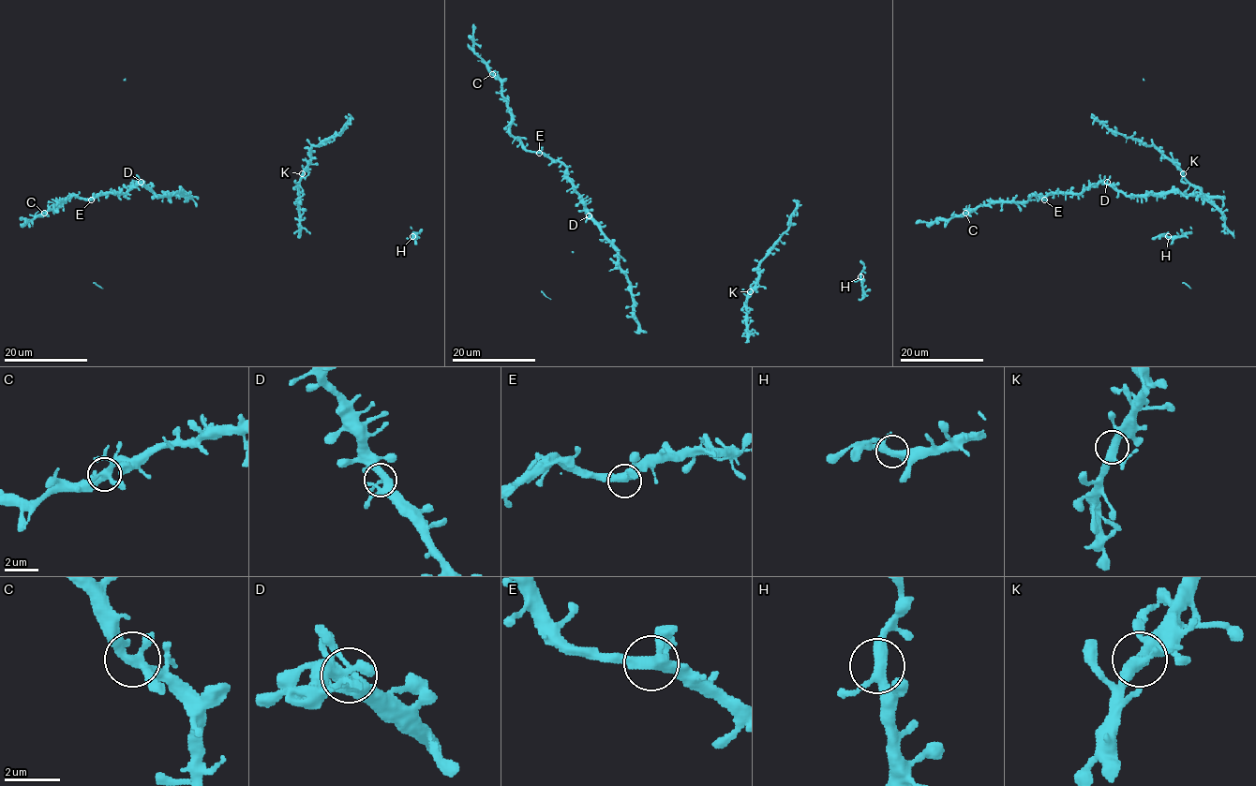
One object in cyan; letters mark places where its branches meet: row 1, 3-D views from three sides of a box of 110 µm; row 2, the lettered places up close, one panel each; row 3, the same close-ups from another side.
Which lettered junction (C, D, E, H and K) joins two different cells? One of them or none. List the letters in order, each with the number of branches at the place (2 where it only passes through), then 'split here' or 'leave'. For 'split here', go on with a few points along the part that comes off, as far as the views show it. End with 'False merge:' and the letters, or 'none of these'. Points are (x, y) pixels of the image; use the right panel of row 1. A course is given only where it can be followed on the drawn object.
C: branches 4; leave
D: branches 5; leave
E: branches 4; leave
H: branches 4; leave
K: branches 3; leave
False merge: none of these

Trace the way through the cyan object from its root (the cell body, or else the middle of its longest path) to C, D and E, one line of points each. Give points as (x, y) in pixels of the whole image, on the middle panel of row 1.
C: (630, 284), (619, 249), (567, 169), (529, 151), (511, 133), (508, 100), (491, 74)
D: (630, 284), (620, 265), (619, 249), (589, 215)
E: (630, 284), (620, 265), (619, 249), (592, 217), (584, 199), (568, 176), (567, 169), (539, 153)

